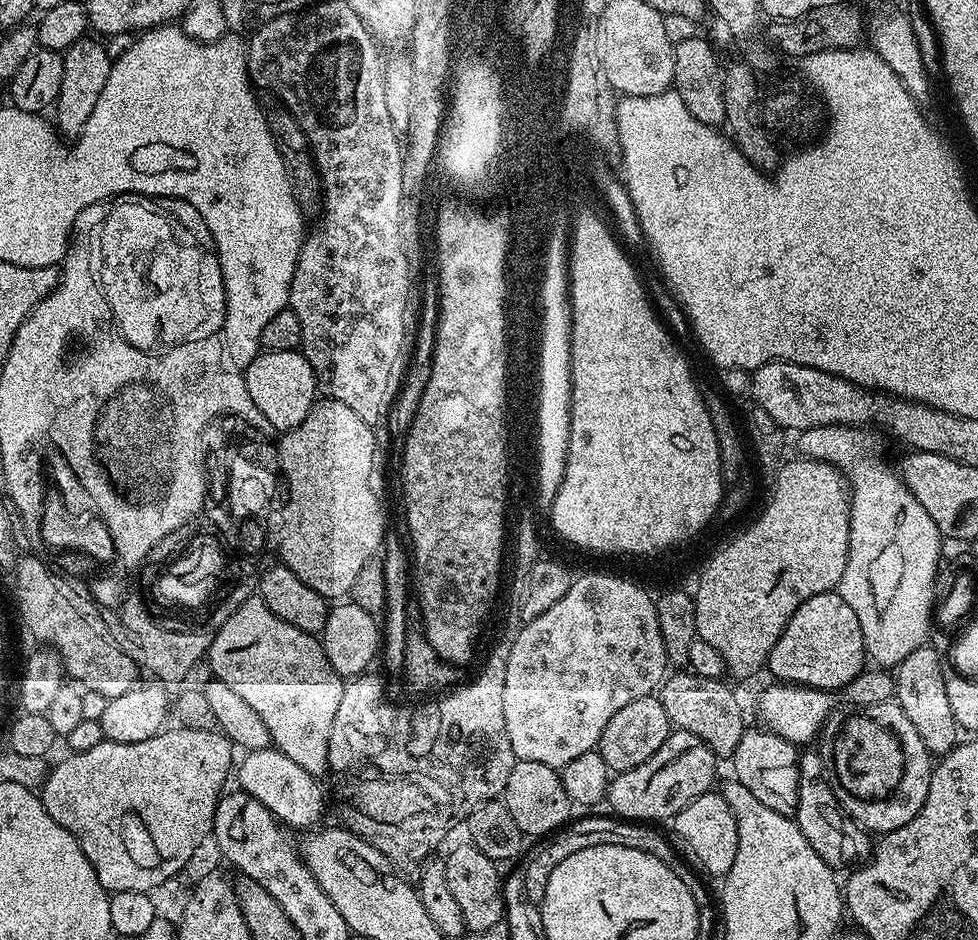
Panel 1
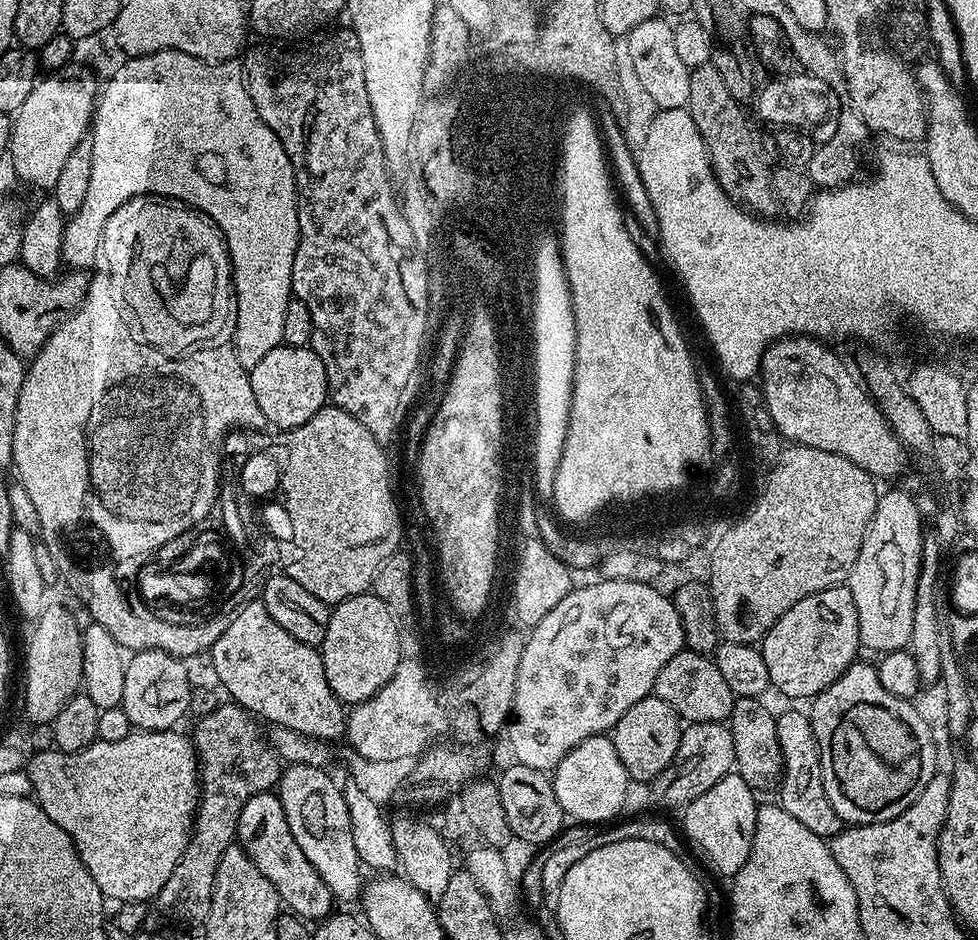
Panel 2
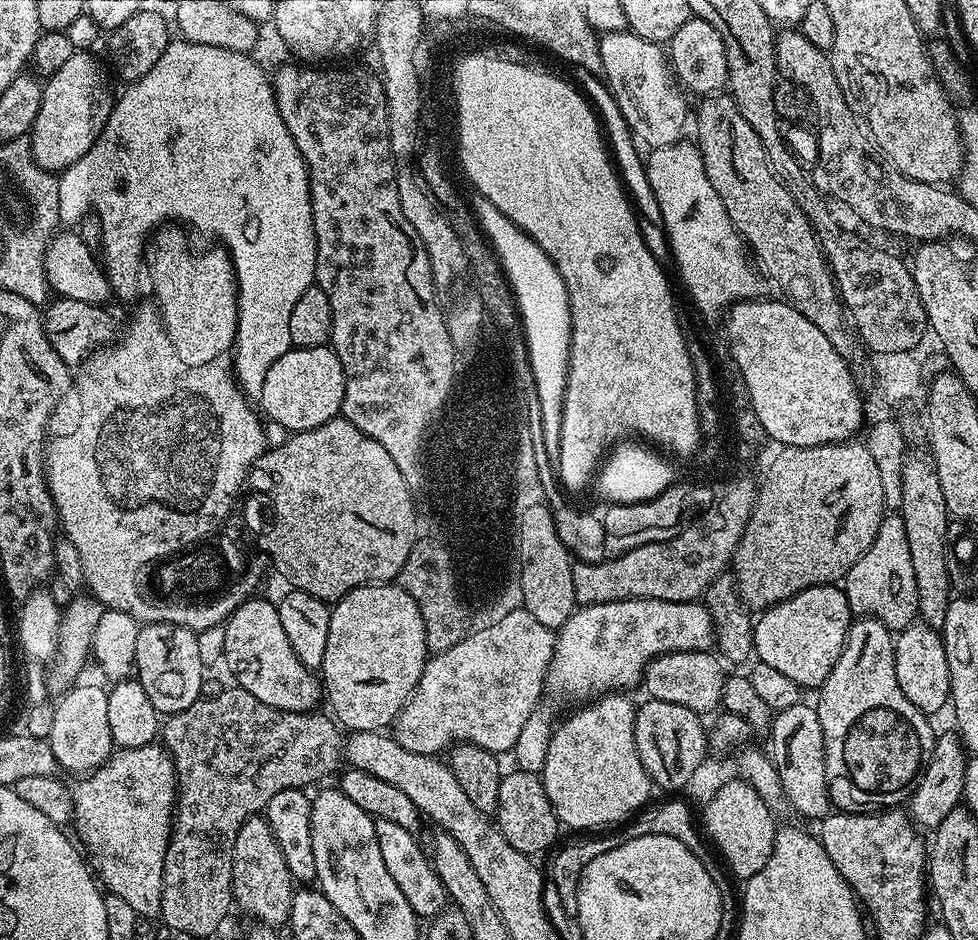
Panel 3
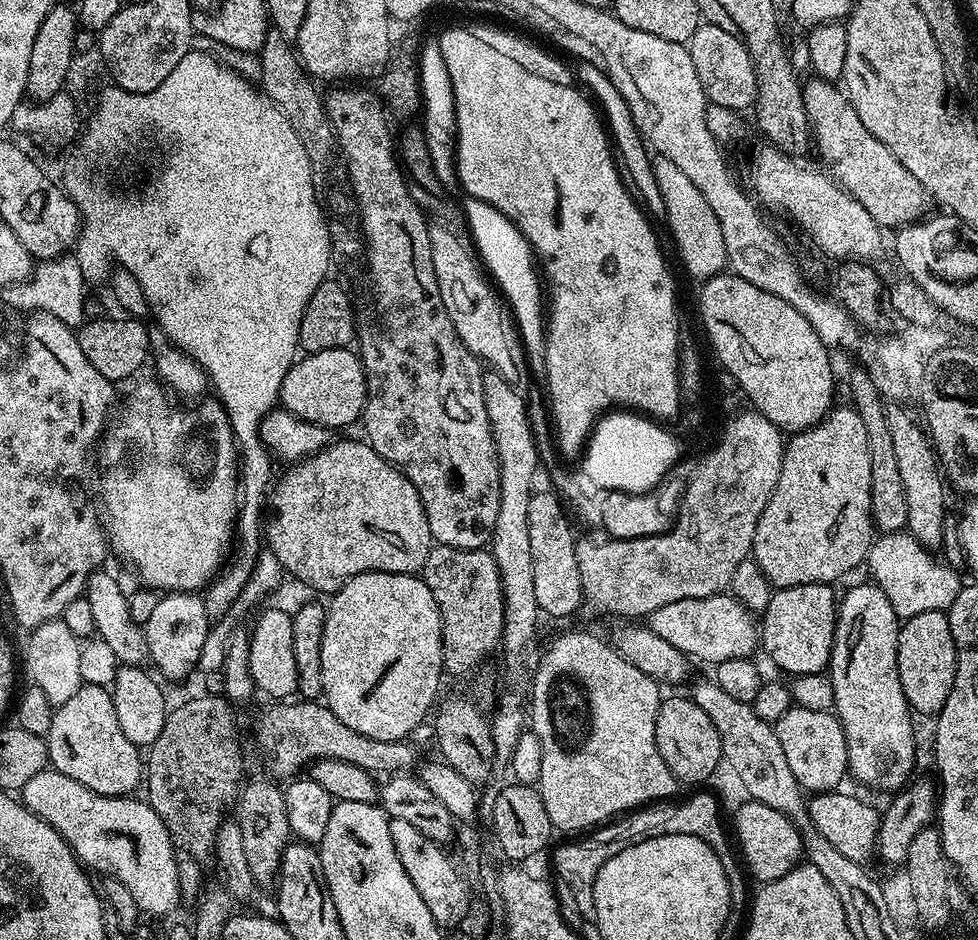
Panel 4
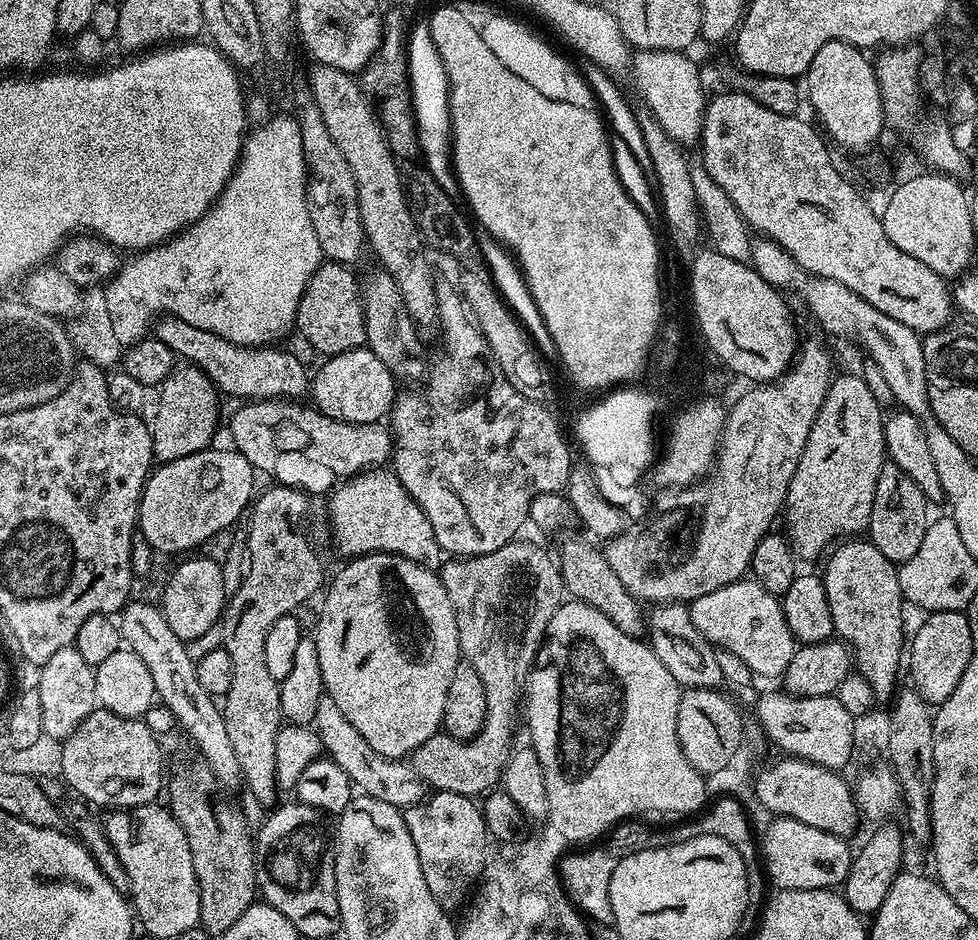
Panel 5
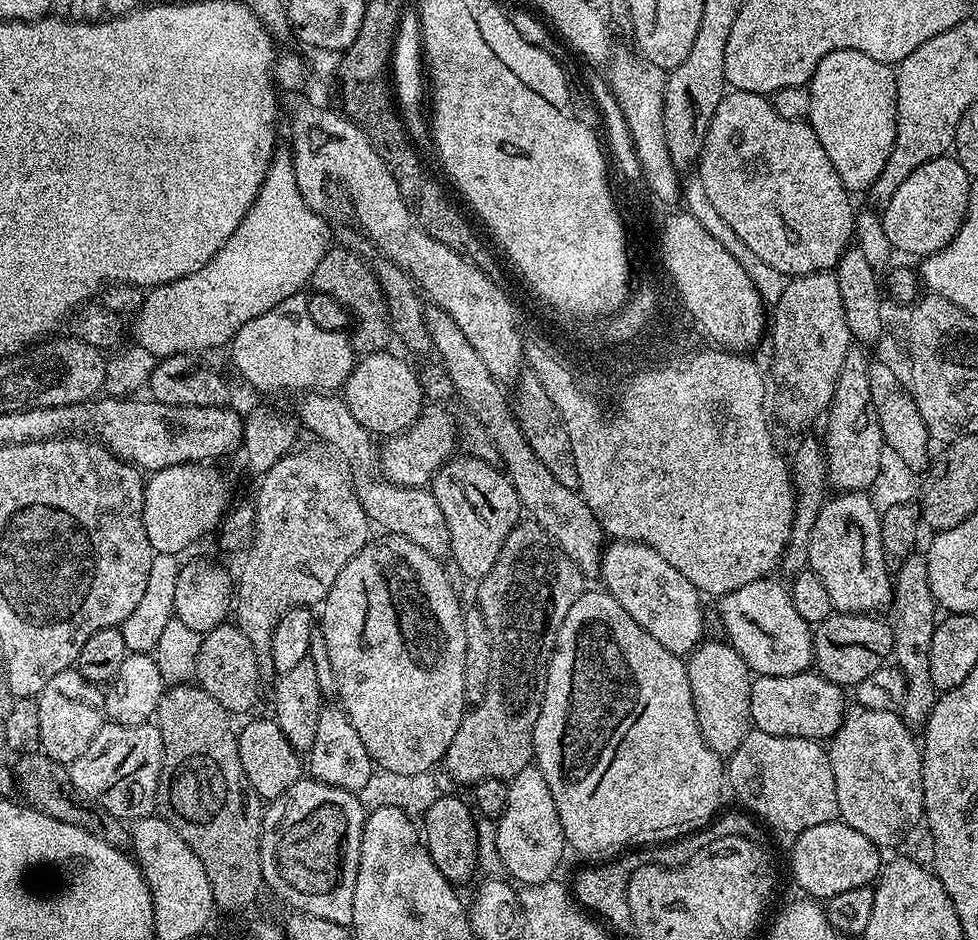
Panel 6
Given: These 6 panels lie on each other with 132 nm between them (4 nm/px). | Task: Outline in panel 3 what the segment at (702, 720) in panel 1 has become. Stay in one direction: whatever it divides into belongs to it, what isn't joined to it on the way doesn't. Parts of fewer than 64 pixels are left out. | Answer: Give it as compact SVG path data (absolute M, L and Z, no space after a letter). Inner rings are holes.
M707 651L667 652L664 656L658 656L650 661L648 669L644 671L642 688L648 691L647 695L653 700L674 702L674 706L686 706L686 710L694 710L697 714L715 713L724 699L726 671L725 665L712 655L711 651Z

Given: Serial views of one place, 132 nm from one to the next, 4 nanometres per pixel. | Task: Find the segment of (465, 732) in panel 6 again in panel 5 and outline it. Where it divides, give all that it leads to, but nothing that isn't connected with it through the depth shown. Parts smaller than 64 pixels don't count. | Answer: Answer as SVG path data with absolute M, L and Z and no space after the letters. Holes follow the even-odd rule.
M524 539L510 540L506 546L490 554L449 559L449 564L445 563L438 572L454 606L461 657L472 664L474 670L478 670L478 678L504 676L504 672L508 672L512 664L520 664L520 676L527 680L536 653L544 643L544 633L548 631L550 618L554 618L554 610L558 610L566 600L564 579L557 557ZM488 680L488 688L492 688L492 716L486 714L478 735L459 740L447 734L437 734L426 738L426 742L412 752L412 768L418 770L429 789L480 798L501 783L504 767L514 751L512 719L516 716L516 699L519 696L521 699L525 684L523 680Z

